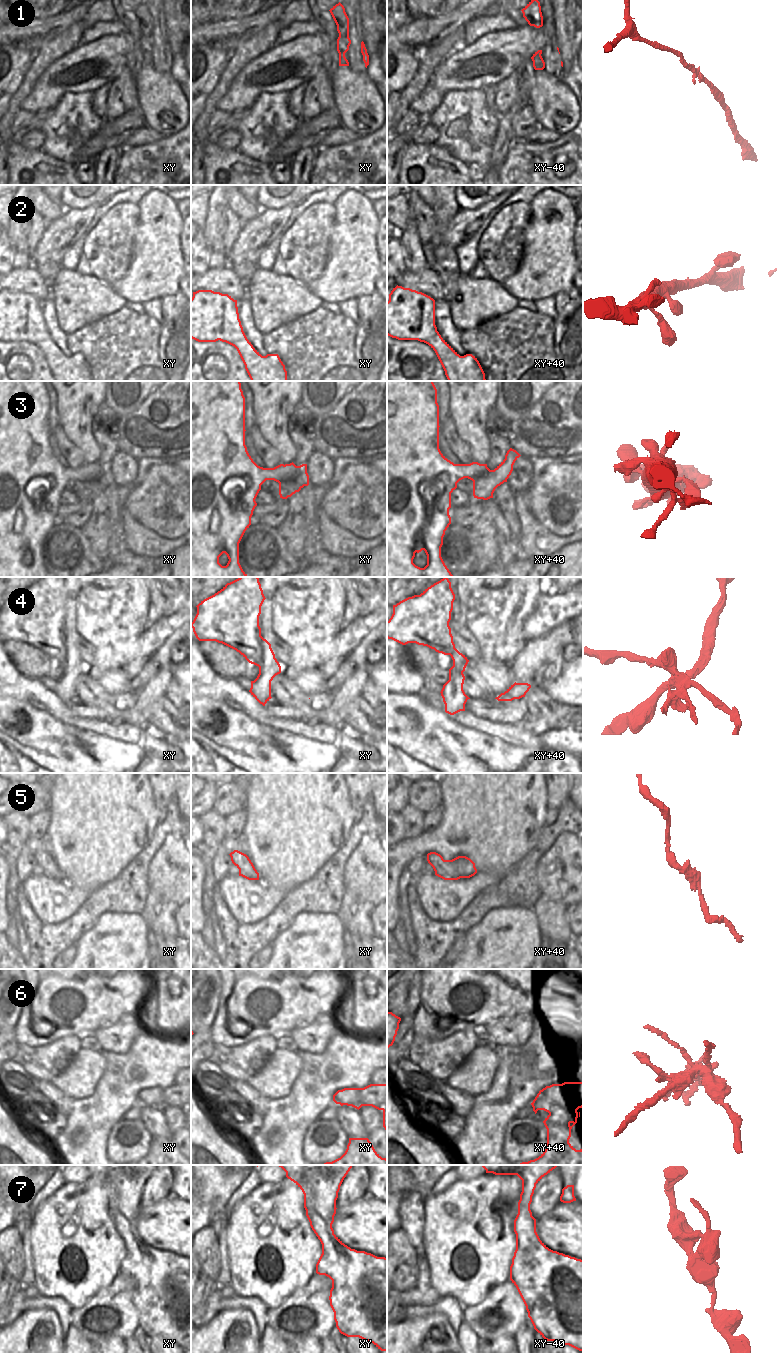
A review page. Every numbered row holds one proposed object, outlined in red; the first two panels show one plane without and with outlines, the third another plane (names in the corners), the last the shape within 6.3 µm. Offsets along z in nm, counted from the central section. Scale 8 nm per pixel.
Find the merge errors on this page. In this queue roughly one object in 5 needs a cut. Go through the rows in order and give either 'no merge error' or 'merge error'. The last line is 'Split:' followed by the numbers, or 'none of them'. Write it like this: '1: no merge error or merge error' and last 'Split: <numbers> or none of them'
1: no merge error
2: no merge error
3: merge error
4: merge error
5: no merge error
6: merge error
7: no merge error
Split: 3, 4, 6

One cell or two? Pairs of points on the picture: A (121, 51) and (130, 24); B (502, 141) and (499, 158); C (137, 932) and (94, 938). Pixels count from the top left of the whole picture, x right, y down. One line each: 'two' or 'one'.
A: two
B: one
C: one

